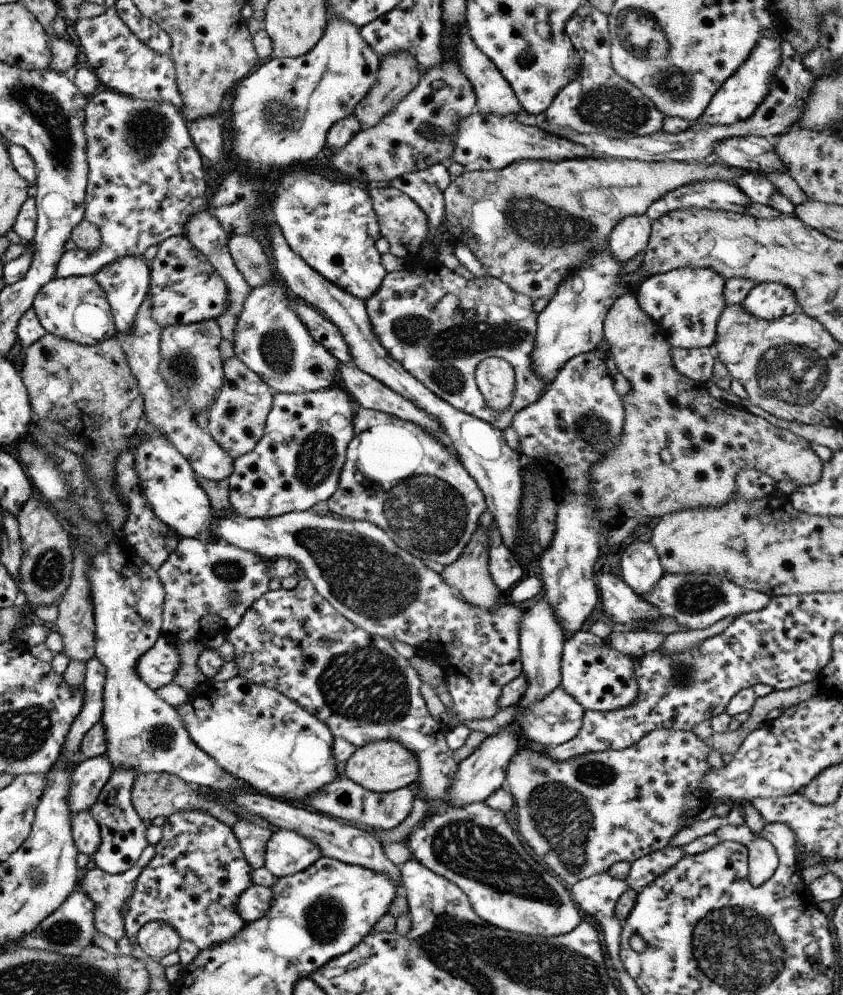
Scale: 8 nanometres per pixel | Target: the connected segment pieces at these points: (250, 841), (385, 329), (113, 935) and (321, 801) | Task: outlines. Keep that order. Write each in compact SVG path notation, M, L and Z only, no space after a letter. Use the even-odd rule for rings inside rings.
M241 819L231 826L239 844L242 846L243 856L249 862L252 870L265 867L267 844L273 836L271 828L256 826L248 820Z
M423 259L412 270L390 272L375 295L365 302L369 322L381 346L398 361L413 378L425 388L448 402L453 408L489 423L504 431L511 427L514 416L529 405L536 403L548 387L531 370L531 353L535 346L537 316L533 301L521 293L512 291L508 284L493 277L466 279L450 271L435 259ZM499 357L506 360L515 373L515 390L512 403L504 411L488 407L475 380L478 364L486 358Z
M148 824L147 842L149 845L142 852L140 859L136 862L133 868L130 868L127 872L112 875L110 873L103 872L102 869L95 867L93 870L88 871L88 874L84 876L84 880L81 882L81 889L84 893L87 893L92 901L96 902L96 928L98 932L105 934L111 939L120 941L125 936L124 931L124 912L127 901L132 897L134 888L138 879L138 876L145 870L145 867L152 861L155 854L155 846L160 843L162 835L162 827Z
M344 775L340 776L332 784L312 794L301 806L306 806L311 811L324 814L326 817L344 818L354 820L356 824L364 824L368 828L374 828L378 832L396 829L409 815L413 808L416 791L414 787L405 787L388 793L376 793L365 790L362 786L355 784Z

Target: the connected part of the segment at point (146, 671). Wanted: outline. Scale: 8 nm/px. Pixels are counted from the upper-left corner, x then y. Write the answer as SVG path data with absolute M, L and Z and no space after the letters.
M161 638L155 647L142 657L138 672L142 681L158 690L173 683L181 665L176 646L170 644L166 638Z

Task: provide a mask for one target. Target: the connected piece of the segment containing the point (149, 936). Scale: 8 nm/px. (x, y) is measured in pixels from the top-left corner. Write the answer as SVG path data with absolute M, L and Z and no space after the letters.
M164 921L149 922L135 937L139 950L149 961L159 961L168 954L178 951L183 939L176 929Z

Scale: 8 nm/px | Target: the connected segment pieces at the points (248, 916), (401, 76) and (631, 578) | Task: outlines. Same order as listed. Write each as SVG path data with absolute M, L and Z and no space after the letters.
M252 884L240 896L237 912L246 922L256 921L267 915L272 903L274 903L274 893L270 887Z
M398 52L381 59L377 78L378 81L375 88L372 88L366 99L360 102L353 113L364 129L376 127L376 124L379 124L384 119L384 116L392 112L409 93L412 93L412 90L416 88L421 80L416 60L407 52Z
M631 538L620 551L621 580L638 594L648 593L665 574L656 550L650 543Z

